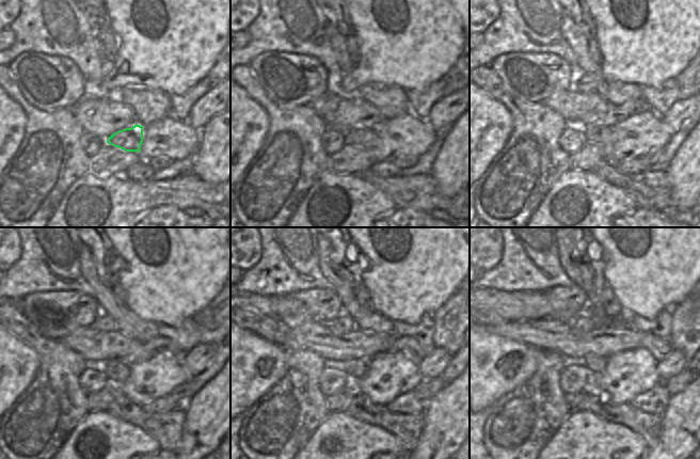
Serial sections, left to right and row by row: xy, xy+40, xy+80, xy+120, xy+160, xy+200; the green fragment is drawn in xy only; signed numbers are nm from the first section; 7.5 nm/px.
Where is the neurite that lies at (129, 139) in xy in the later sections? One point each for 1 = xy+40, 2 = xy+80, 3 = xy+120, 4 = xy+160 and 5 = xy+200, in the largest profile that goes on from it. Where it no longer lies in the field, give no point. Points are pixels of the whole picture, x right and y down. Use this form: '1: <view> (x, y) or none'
1: xy+40 (366, 138)
2: xy+80 (600, 136)
3: xy+120 (117, 373)
4: xy+160 (355, 368)
5: xy+200 (595, 364)

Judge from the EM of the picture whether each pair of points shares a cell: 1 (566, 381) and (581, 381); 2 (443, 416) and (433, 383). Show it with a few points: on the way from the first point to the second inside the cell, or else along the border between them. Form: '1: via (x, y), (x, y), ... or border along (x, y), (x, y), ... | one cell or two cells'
1: via (569, 381), (577, 381) | one cell
2: border along (446, 384), (427, 401) | two cells

